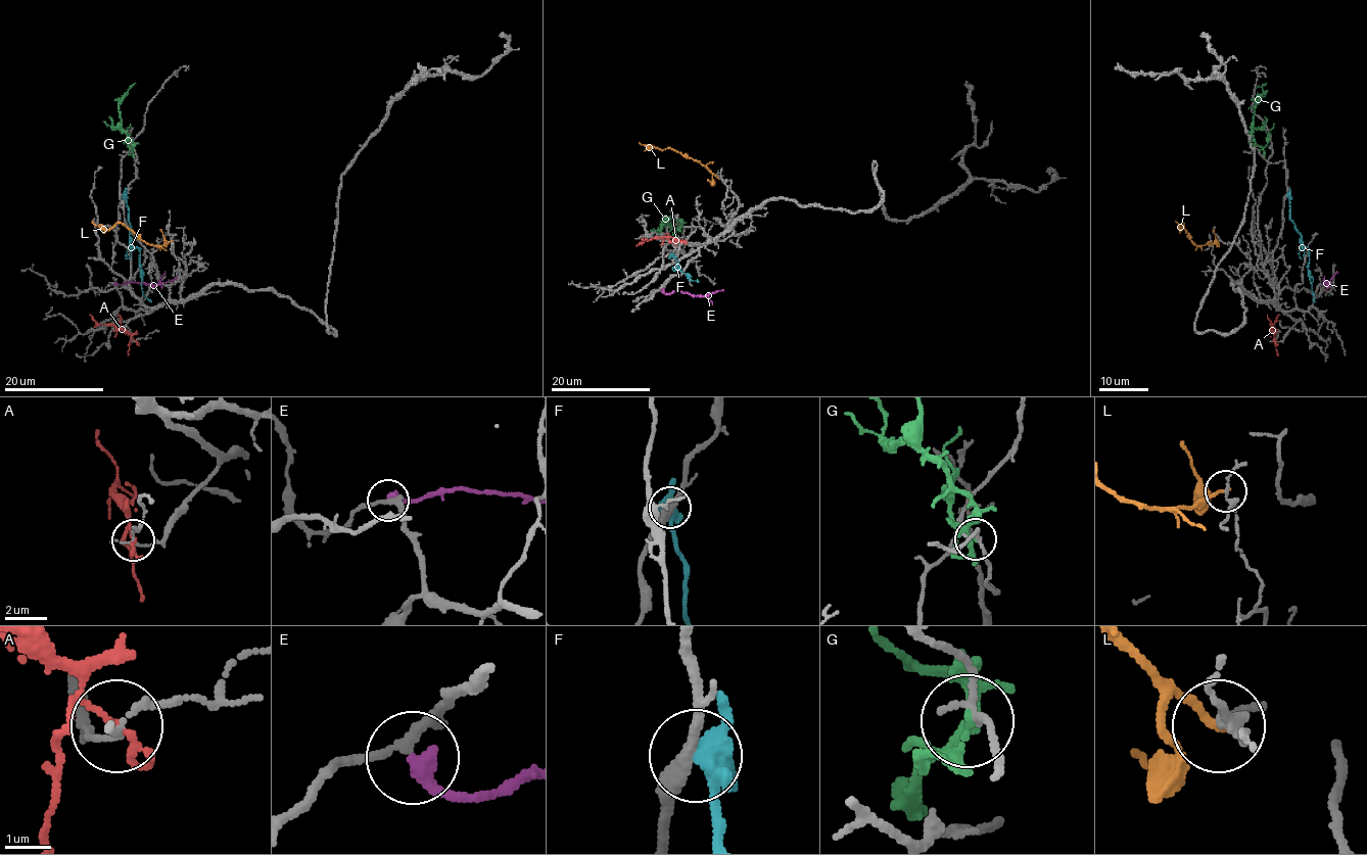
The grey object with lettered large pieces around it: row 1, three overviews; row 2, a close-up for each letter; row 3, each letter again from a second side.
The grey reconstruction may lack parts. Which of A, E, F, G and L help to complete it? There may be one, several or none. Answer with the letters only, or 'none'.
E

